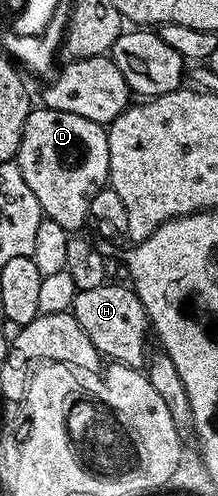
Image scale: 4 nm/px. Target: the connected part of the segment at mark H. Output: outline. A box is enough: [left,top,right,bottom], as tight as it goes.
[72,284,151,370]

